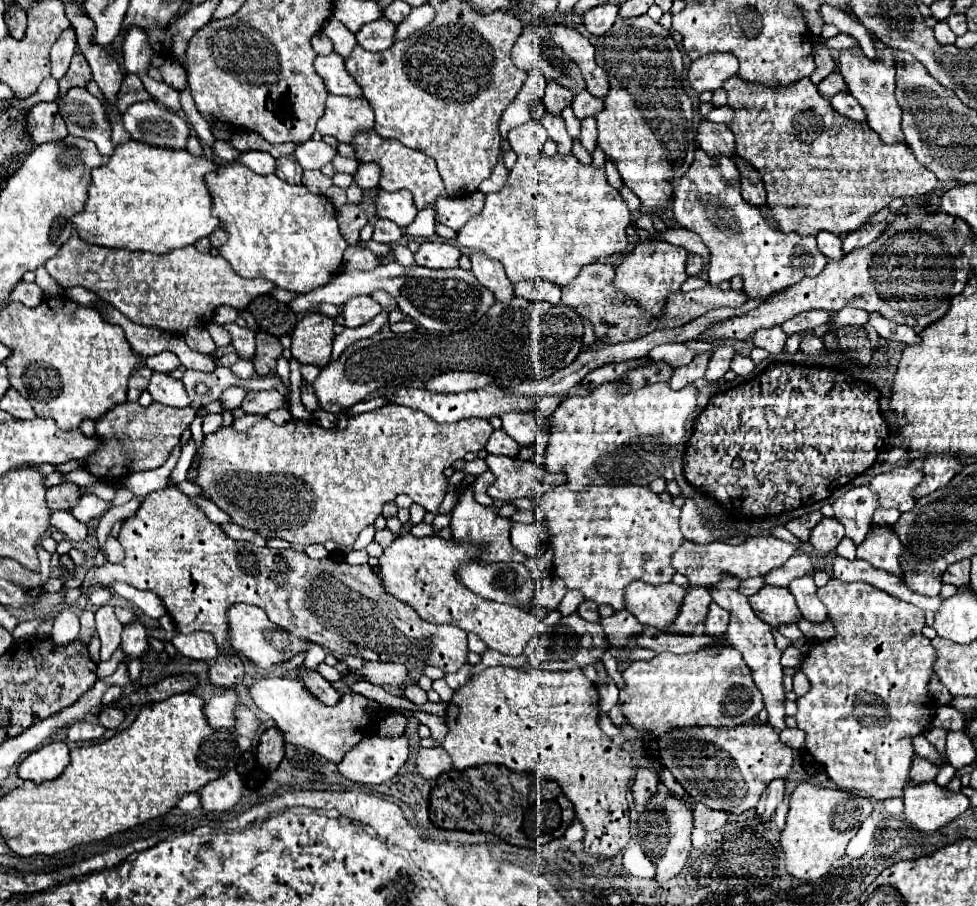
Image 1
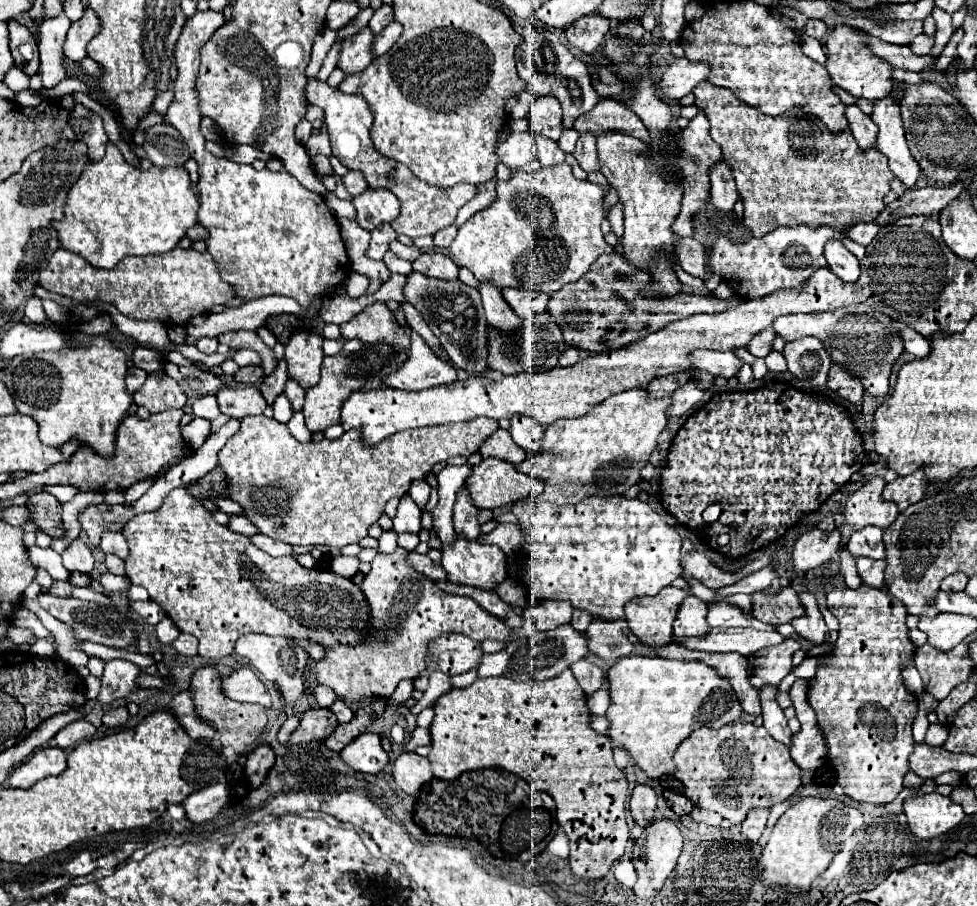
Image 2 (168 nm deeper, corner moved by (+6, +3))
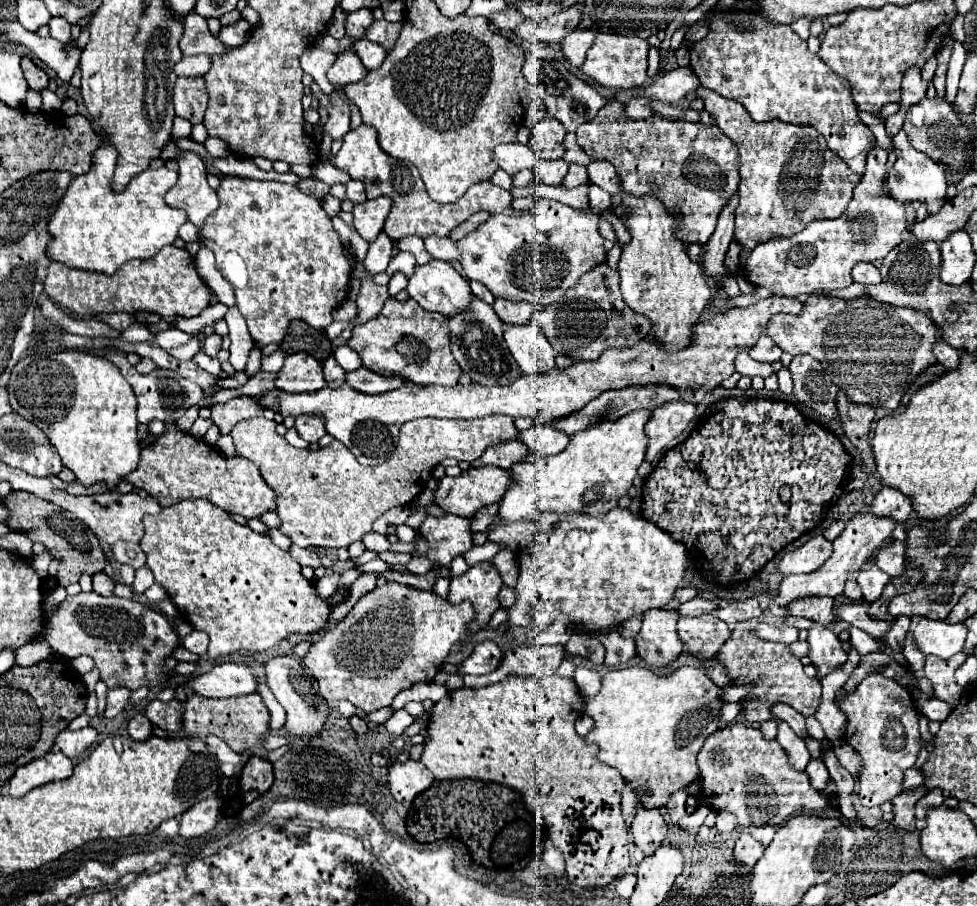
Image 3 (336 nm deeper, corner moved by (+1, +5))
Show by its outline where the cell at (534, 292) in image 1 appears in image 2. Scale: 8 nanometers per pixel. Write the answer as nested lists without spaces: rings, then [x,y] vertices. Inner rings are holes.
[[[502,288],[502,298],[520,318],[532,318],[536,314],[546,312],[550,296],[542,296],[536,292],[522,292],[518,288]]]

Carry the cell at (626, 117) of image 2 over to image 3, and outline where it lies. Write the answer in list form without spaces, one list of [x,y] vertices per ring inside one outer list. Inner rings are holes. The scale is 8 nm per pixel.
[[[611,100],[607,106],[599,110],[599,114],[591,122],[579,126],[577,144],[587,154],[609,160],[617,168],[621,184],[629,194],[637,196],[655,190],[667,208],[683,214],[683,226],[679,230],[679,238],[683,238],[685,242],[705,244],[709,240],[709,236],[715,230],[719,212],[723,210],[723,206],[727,204],[727,200],[731,198],[731,194],[737,190],[739,184],[737,148],[727,136],[721,134],[721,130],[717,130],[715,124],[671,120],[663,116],[651,116],[647,120],[631,120],[627,118],[627,114],[623,114],[623,104]]]

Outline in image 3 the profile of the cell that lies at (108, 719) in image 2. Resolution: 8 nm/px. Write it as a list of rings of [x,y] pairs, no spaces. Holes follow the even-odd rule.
[[[137,714],[129,720],[127,732],[133,740],[145,740],[151,734],[151,722],[143,714]]]

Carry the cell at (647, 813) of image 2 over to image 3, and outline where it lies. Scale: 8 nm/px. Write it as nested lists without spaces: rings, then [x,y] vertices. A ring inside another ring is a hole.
[[[639,806],[637,814],[633,818],[633,824],[631,824],[631,832],[633,832],[635,844],[649,856],[663,842],[663,838],[667,834],[667,824],[665,824],[659,808]]]

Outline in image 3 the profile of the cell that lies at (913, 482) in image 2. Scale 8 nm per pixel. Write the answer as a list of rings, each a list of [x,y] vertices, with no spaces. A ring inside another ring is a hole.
[[[883,486],[881,492],[875,496],[871,508],[873,508],[873,514],[877,516],[891,516],[897,522],[905,522],[913,512],[913,502],[911,502],[911,496],[903,494],[901,490]]]

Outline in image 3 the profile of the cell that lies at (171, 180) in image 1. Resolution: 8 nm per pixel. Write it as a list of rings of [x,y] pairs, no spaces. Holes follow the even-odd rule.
[[[101,146],[95,152],[93,168],[87,174],[73,178],[57,206],[57,212],[47,224],[51,234],[47,254],[51,260],[79,270],[115,274],[121,264],[133,258],[151,258],[177,238],[179,228],[187,222],[187,214],[183,214],[179,208],[167,206],[165,192],[175,186],[179,174],[167,168],[145,170],[137,174],[123,192],[115,192],[111,190],[111,178],[117,158],[119,152],[115,146]]]

